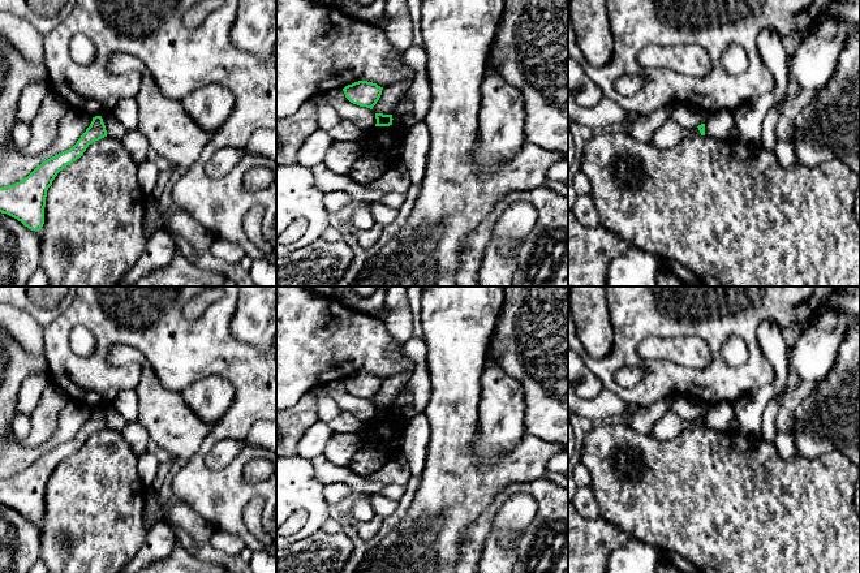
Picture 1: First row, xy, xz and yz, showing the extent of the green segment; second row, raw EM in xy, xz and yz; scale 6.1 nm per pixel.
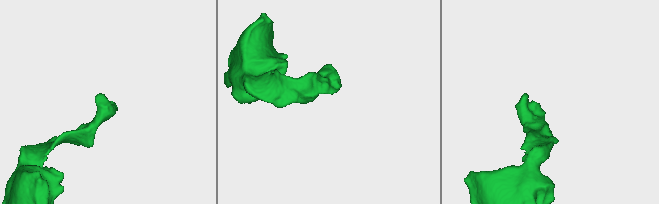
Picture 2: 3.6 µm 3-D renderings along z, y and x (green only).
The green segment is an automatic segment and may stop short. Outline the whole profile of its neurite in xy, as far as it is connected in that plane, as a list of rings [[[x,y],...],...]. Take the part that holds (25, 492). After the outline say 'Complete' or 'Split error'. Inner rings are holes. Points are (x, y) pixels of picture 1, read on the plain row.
[[[102,408],[93,409],[90,418],[72,440],[44,452],[22,473],[0,479],[0,504],[17,510],[31,522],[40,522],[47,482],[57,465],[79,451],[90,435],[104,428],[107,422]]]. Complete

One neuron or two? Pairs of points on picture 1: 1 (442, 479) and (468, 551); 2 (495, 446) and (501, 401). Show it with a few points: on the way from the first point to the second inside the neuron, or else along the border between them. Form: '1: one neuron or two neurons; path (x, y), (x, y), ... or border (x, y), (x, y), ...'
1: two neurons; border (482, 512), (464, 531), (458, 559)
2: one neuron; path (497, 435), (501, 429), (501, 412)

